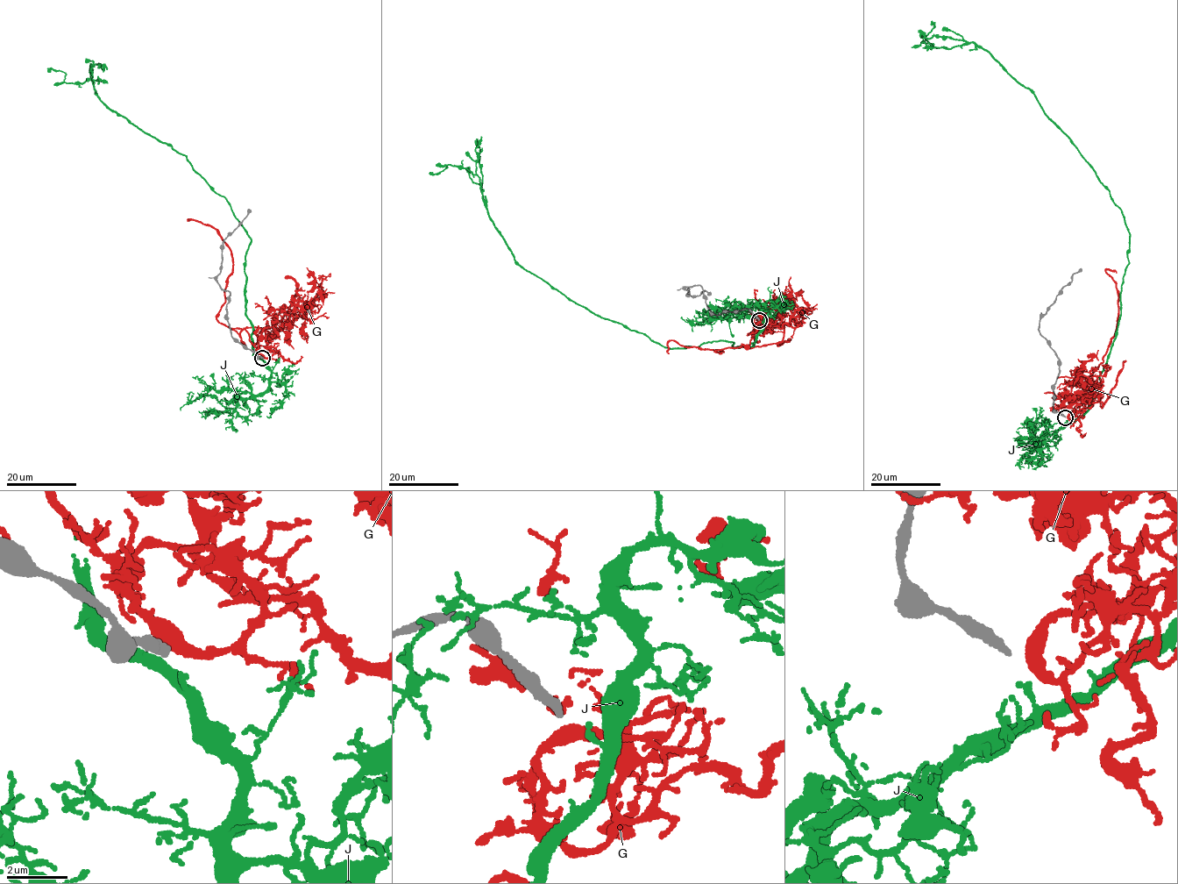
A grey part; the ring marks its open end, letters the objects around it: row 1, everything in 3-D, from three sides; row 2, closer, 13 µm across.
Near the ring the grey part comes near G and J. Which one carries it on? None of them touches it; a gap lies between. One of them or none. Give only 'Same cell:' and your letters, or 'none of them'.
Same cell: none of them

